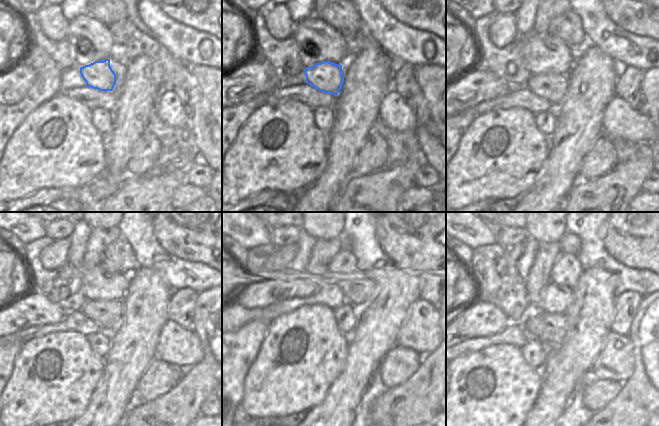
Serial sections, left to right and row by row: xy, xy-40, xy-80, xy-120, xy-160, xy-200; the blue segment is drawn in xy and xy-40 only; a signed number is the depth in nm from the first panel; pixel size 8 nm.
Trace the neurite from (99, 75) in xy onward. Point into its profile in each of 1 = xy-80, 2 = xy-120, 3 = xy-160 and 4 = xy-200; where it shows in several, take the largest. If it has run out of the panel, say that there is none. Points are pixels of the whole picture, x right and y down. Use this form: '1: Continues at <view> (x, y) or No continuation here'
1: Continues at xy-80 (552, 87)
2: Continues at xy-120 (107, 314)
3: Continues at xy-160 (332, 296)
4: Continues at xy-200 (554, 298).

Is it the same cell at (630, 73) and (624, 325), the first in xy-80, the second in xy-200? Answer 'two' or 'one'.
one

